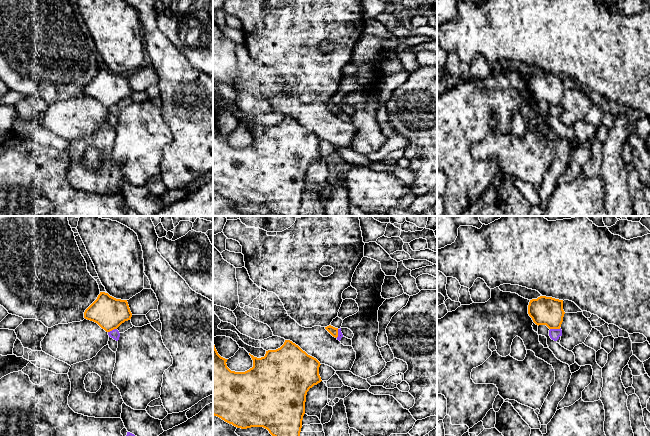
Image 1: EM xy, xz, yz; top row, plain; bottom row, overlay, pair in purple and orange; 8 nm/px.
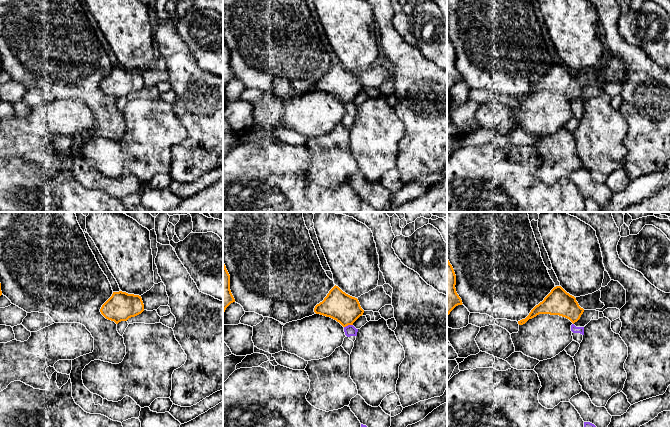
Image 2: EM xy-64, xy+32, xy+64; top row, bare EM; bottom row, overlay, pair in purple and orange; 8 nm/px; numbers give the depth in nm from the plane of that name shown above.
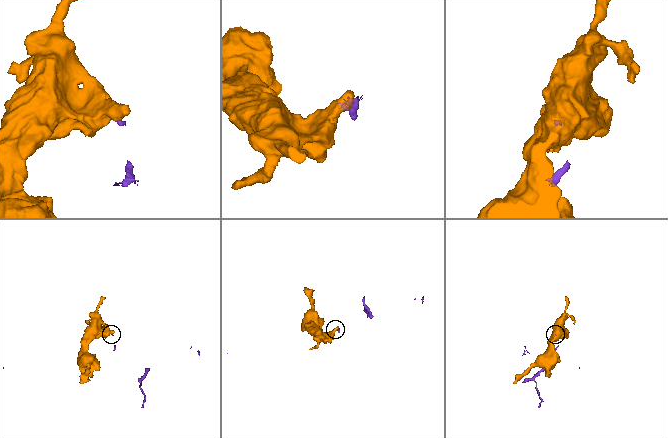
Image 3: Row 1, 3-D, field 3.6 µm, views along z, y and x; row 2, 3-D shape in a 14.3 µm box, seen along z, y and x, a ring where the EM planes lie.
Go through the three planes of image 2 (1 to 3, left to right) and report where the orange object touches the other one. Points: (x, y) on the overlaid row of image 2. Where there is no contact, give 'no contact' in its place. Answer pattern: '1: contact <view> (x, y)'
1: no contact
2: contact xy+32 (348, 325)
3: no contact

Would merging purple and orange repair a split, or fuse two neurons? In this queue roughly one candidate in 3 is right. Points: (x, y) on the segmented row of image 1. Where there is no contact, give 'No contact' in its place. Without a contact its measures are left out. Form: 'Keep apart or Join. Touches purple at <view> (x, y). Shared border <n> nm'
Keep apart. Touches purple at yz (555, 329). Shared border 90 nm

